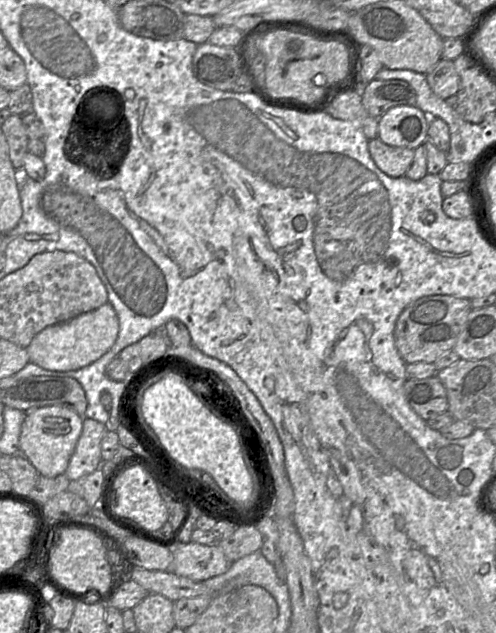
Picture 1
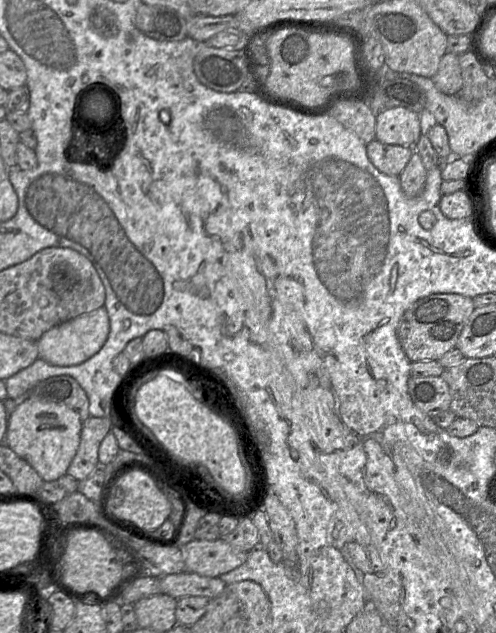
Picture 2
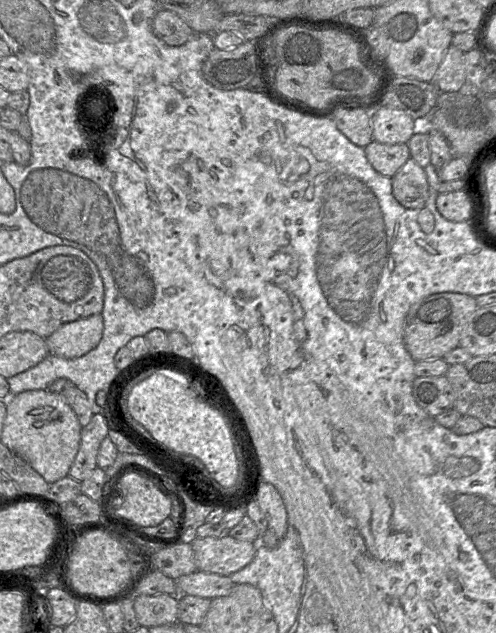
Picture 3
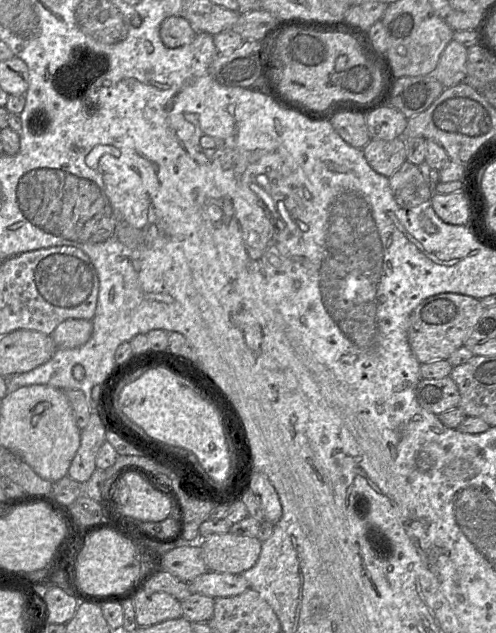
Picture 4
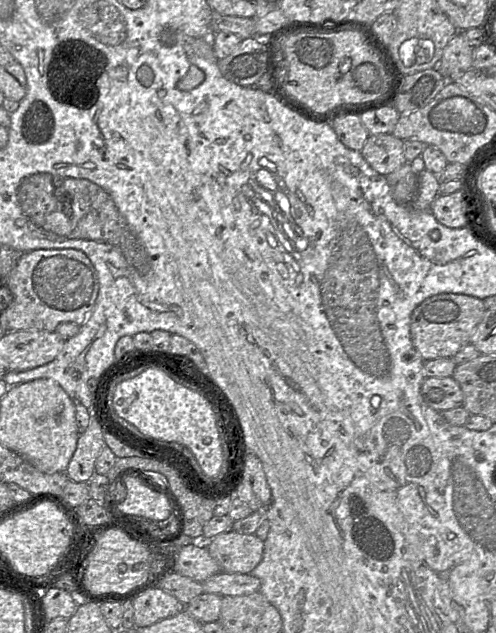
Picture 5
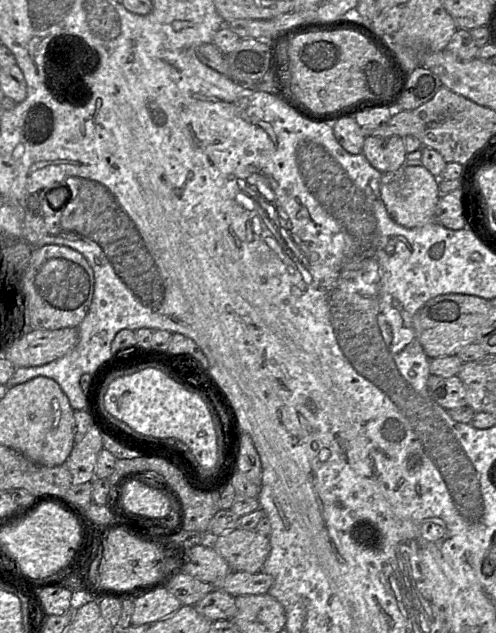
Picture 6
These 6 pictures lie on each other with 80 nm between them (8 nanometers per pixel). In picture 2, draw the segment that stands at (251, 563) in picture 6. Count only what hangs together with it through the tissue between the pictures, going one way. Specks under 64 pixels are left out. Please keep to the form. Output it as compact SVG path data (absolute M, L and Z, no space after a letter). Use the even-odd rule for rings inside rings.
M223 538L193 539L181 547L185 571L207 577L219 577L241 566L248 552L234 549Z

